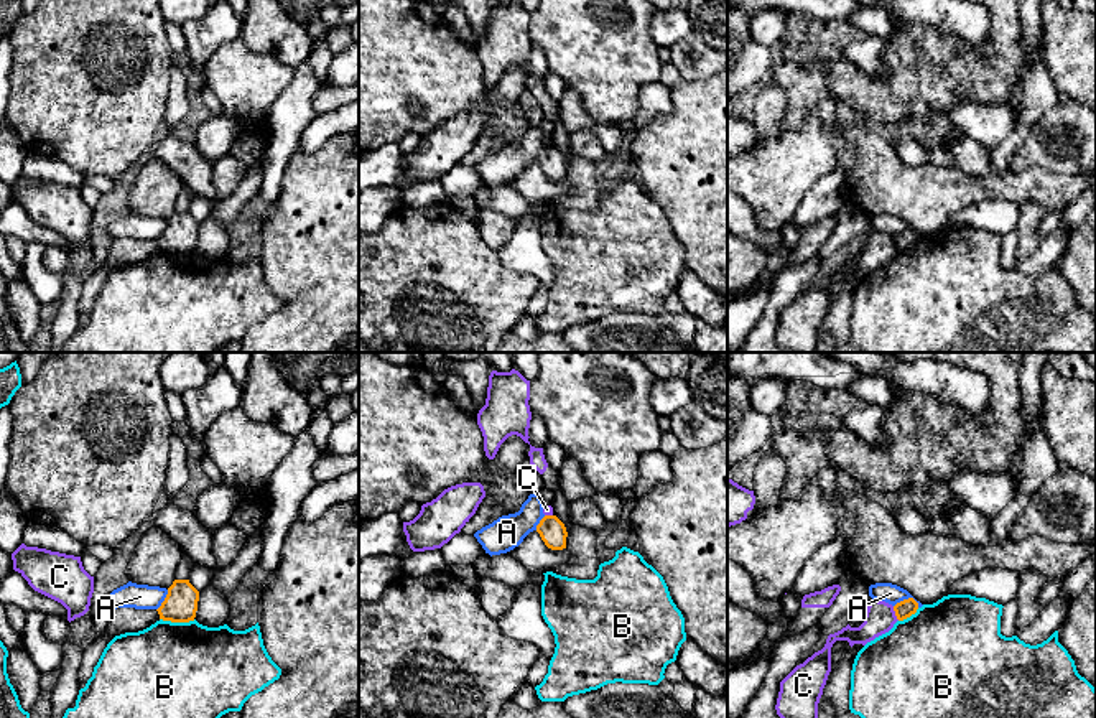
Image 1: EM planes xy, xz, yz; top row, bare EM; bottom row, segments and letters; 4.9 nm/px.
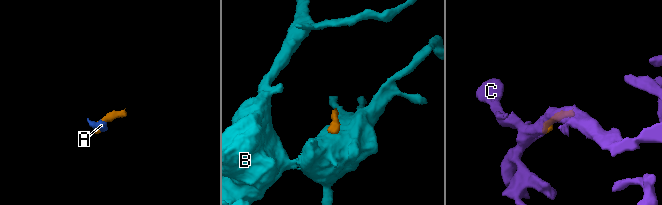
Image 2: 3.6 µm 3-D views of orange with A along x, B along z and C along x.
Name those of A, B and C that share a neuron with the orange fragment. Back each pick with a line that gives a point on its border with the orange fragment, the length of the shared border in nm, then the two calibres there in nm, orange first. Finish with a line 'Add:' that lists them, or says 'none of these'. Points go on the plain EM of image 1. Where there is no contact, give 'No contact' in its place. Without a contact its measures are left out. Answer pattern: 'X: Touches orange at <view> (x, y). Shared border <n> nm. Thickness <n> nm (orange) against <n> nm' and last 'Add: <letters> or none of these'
Add: none of these

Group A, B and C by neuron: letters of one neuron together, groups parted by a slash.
A / B / C

